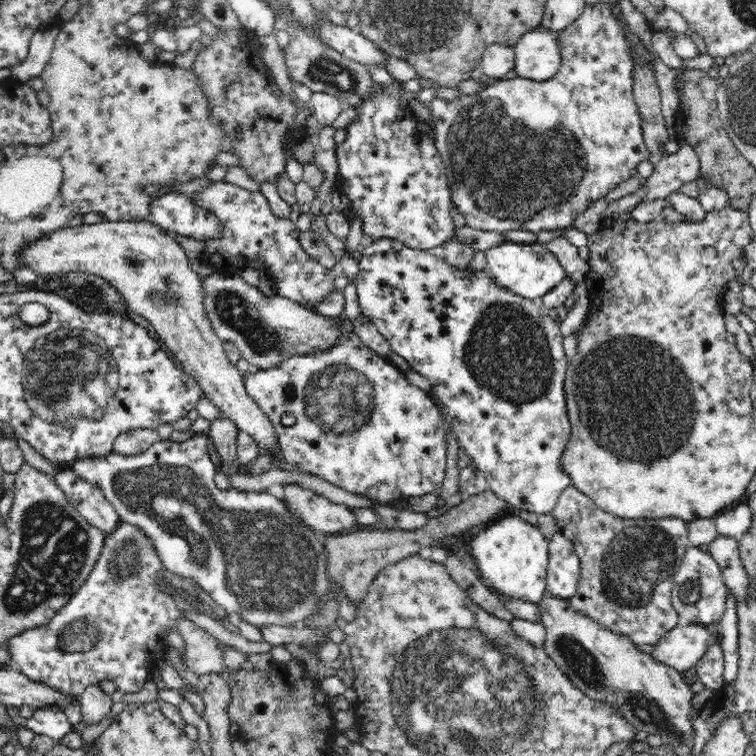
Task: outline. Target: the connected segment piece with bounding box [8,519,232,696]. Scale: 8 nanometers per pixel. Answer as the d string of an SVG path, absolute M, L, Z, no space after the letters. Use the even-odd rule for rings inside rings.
M122 519L118 521L116 528L105 536L105 541L103 542L103 549L96 561L93 572L88 575L86 582L78 589L76 594L70 597L70 600L54 615L54 618L50 619L50 622L46 623L46 626L40 626L38 628L25 630L22 634L16 634L8 640L8 649L10 649L10 663L9 666L15 667L20 672L24 673L28 678L34 681L42 681L42 683L56 689L62 693L69 695L80 695L84 692L84 689L90 685L107 686L109 688L117 689L118 691L125 692L128 694L134 694L135 692L140 692L146 683L151 680L149 671L151 670L151 665L154 660L158 660L156 652L154 649L164 649L167 644L166 638L168 638L168 632L166 630L177 630L176 624L178 620L182 620L186 614L184 612L198 612L198 614L206 614L214 620L220 620L220 618L232 619L226 610L222 609L220 605L214 604L214 599L204 591L200 589L194 583L194 580L188 579L186 577L178 577L176 575L167 574L163 572L162 561L158 557L158 551L154 548L154 543L150 541L150 538L146 537L146 533L137 526L130 525ZM160 584L171 584L173 586L173 595L168 595L160 589ZM190 598L197 598L197 603L190 605Z

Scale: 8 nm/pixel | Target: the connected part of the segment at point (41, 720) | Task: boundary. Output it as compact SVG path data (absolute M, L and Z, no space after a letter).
M46 704L35 709L34 714L24 720L25 728L30 728L35 734L50 736L56 743L71 731L72 725L66 713L57 704Z

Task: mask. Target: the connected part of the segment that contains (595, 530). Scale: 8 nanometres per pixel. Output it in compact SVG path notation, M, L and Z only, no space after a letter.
M574 485L567 486L551 512L559 532L572 541L581 563L578 590L568 604L602 625L632 639L633 643L658 644L660 638L681 623L671 606L671 590L688 548L689 528L681 518L622 518L602 510Z

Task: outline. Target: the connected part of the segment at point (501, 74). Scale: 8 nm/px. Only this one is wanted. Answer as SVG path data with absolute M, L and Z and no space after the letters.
M492 43L486 47L479 65L483 74L493 79L508 79L513 75L515 64L514 49L511 44Z

